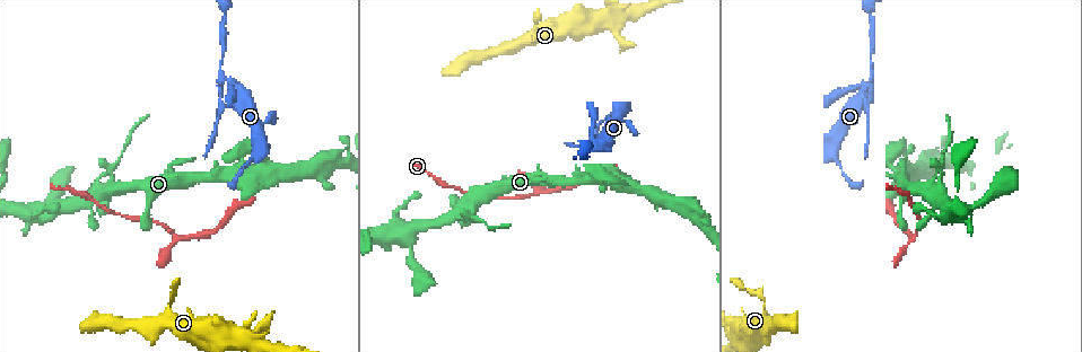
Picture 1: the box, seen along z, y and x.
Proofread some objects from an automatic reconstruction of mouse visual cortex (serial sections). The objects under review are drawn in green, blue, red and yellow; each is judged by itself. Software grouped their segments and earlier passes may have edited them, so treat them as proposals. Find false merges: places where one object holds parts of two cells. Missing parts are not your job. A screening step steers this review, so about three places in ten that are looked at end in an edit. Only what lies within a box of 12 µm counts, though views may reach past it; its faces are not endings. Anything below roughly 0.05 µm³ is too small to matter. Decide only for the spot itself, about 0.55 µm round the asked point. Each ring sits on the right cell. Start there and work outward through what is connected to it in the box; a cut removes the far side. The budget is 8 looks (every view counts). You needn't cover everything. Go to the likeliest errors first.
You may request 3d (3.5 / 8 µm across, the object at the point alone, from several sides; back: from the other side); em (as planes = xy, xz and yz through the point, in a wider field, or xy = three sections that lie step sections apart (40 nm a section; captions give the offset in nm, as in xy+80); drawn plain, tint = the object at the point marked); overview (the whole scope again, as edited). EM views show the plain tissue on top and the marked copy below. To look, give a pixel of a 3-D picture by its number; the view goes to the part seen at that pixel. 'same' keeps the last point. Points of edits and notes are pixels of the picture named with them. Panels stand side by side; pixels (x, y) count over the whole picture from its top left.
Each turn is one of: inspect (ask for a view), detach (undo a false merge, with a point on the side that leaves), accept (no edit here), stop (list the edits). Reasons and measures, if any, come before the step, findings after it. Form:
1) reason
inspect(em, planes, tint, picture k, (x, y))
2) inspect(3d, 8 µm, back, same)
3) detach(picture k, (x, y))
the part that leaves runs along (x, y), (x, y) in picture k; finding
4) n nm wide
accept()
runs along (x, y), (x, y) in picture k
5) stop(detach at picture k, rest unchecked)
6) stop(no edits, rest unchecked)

narrows sharply
inspect(3d, 8 µm, back, picture 1, (871, 72))

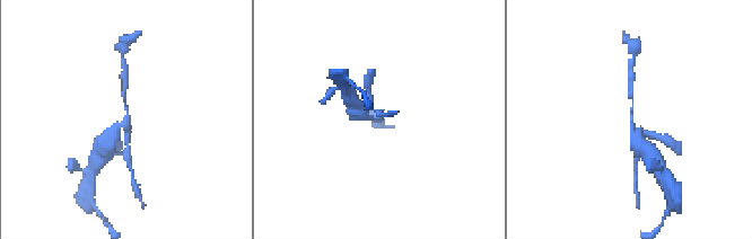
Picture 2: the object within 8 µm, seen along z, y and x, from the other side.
inspect(3d, 3.5 µm, picture 2, (129, 116))

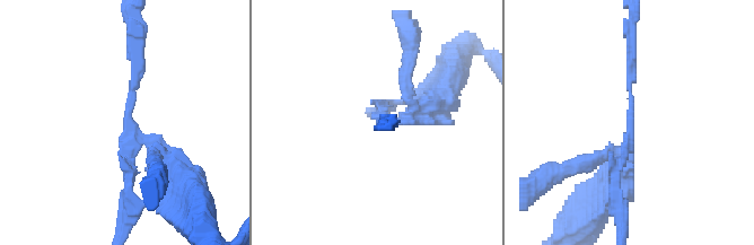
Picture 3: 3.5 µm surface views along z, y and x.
shape alone is not enough
inspect(em, xy, step 3, tint, picture 3, (128, 120))

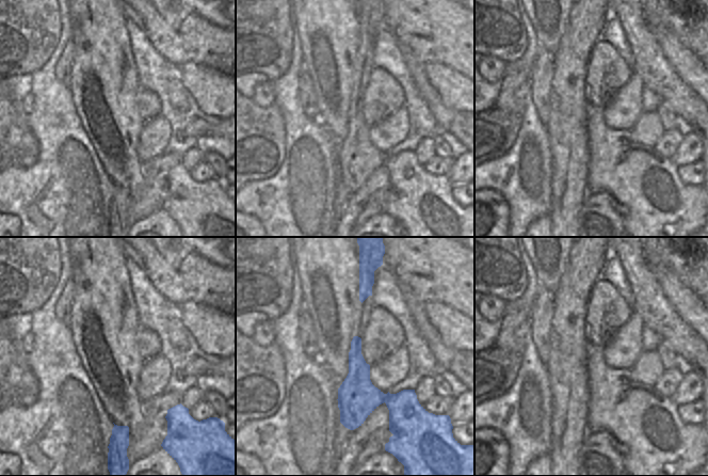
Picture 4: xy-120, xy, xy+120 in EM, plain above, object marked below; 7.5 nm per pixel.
detach(picture 3, (624, 218))
border along (387, 394), (384, 401) in picture 4; two cells meet here

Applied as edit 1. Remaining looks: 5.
inspect(overview)

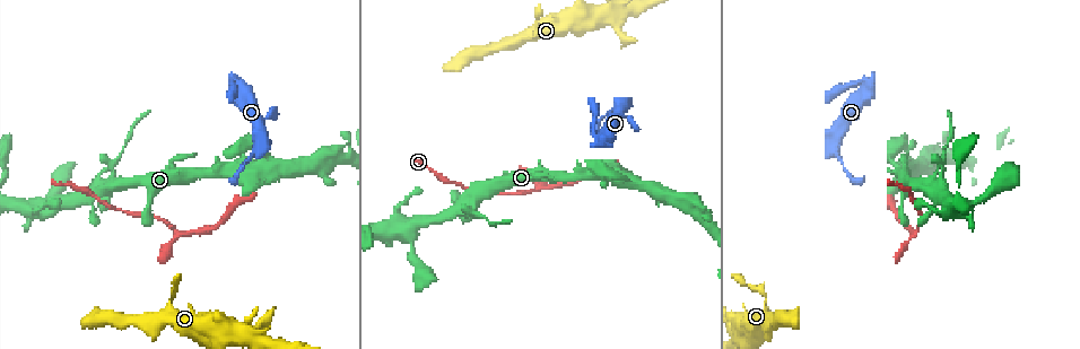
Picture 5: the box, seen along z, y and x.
a fork
inspect(em, xy, step 2, tint, picture 5, (542, 189))

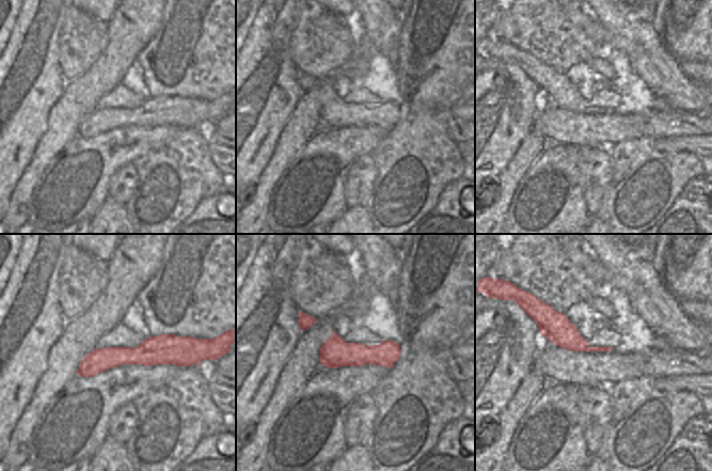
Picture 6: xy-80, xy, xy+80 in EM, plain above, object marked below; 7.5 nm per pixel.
inspect(3d, 3.5 µm, same)

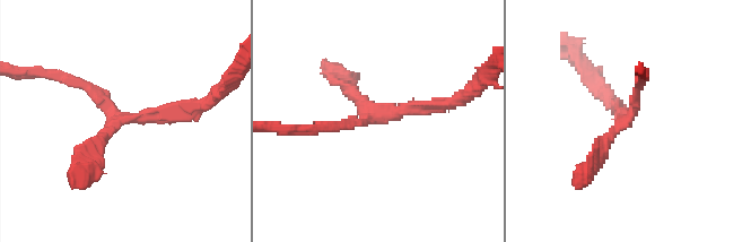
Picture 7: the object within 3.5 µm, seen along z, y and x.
detach(picture 7, (207, 105))
the part that leaves runs along (171, 113), (209, 103), (234, 75) in picture 7; two cells meet here

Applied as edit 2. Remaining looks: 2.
two arms in line, one across
inspect(em, xy, step 2, tint, picture 5, (111, 186))

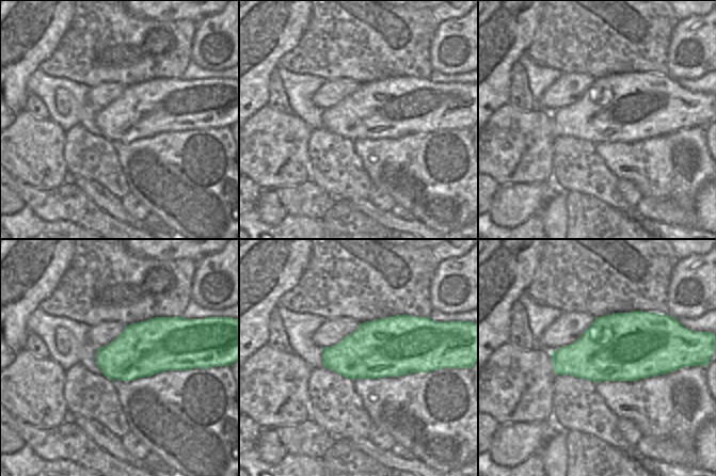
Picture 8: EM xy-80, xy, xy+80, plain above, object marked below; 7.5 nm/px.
wider look
inspect(3d, 3.5 µm, same)

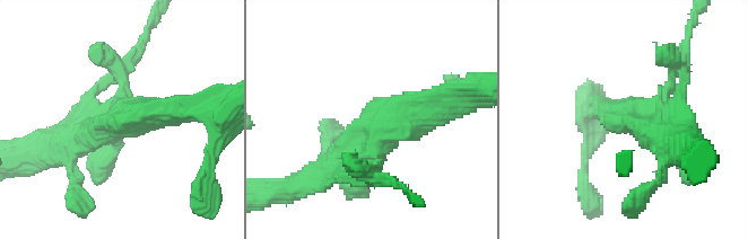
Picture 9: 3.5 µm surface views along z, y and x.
accept()
runs along (436, 105), (312, 177) in picture 9; one cell here

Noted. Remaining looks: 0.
stop(detach at picture 3, detach at picture 7, rest unchecked)

